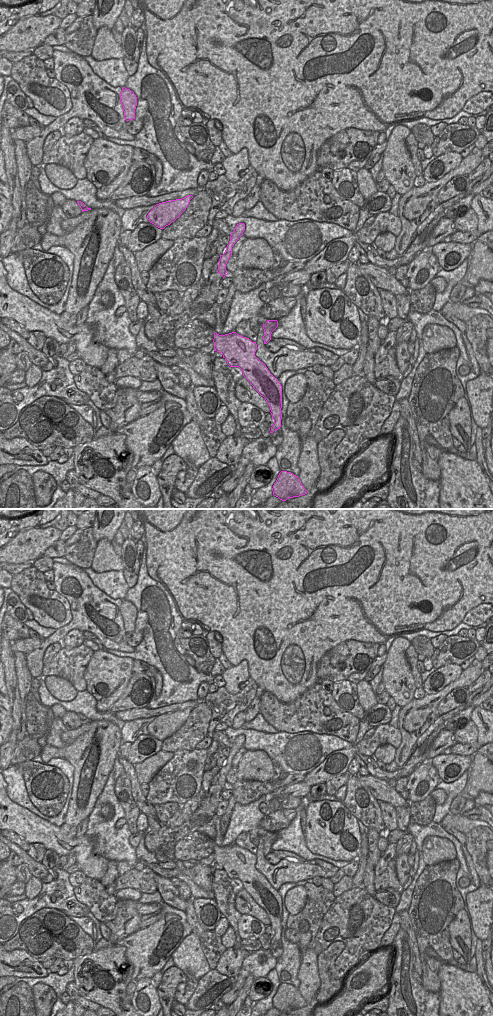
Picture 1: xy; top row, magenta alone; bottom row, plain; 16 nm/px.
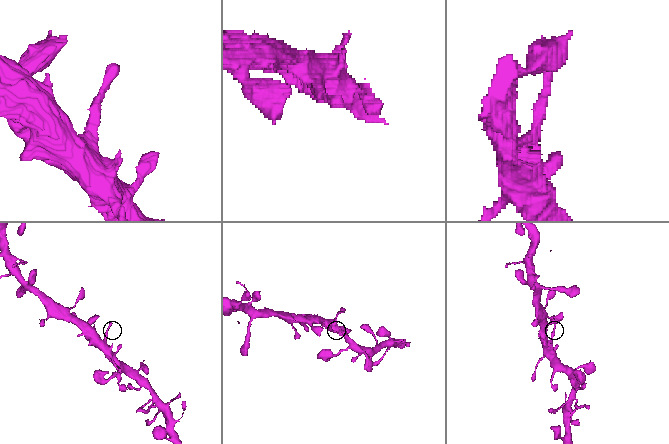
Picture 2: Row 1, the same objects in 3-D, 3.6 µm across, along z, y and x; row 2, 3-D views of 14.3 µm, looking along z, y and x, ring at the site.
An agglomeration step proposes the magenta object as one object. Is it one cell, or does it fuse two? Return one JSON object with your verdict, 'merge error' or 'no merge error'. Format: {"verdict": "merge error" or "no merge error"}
{"verdict": "no merge error"}

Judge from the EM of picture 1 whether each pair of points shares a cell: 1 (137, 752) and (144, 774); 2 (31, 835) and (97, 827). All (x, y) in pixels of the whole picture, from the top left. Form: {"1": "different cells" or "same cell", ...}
{"1": "different cells", "2": "different cells"}

